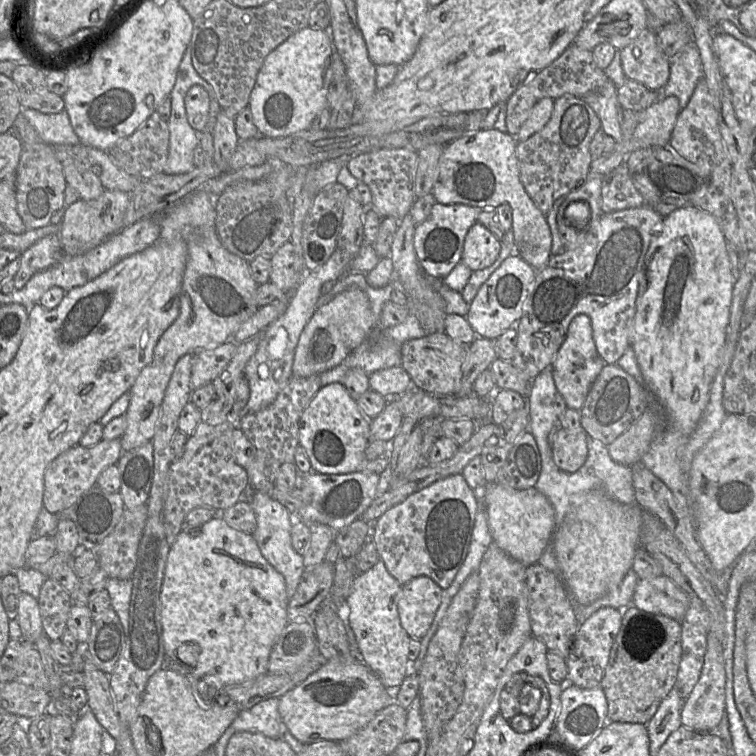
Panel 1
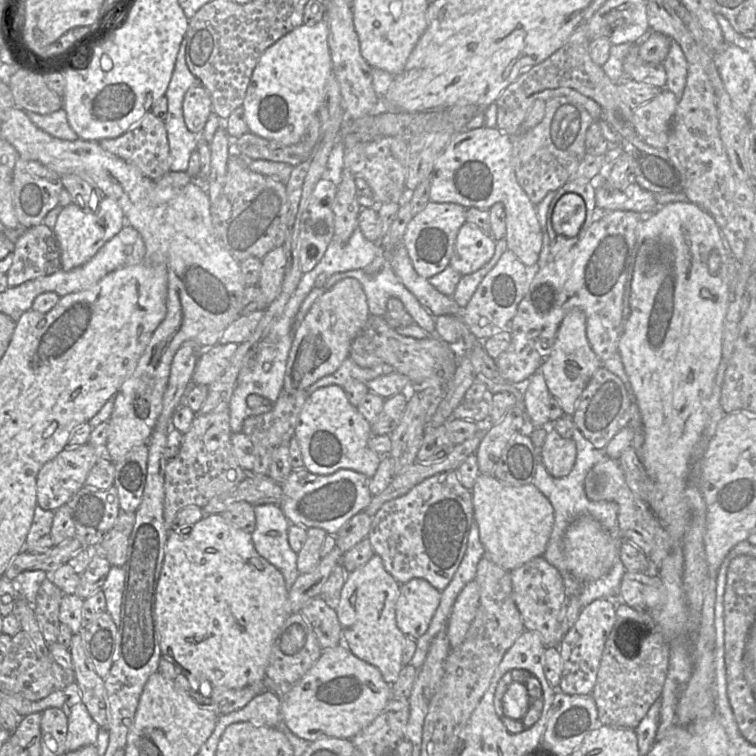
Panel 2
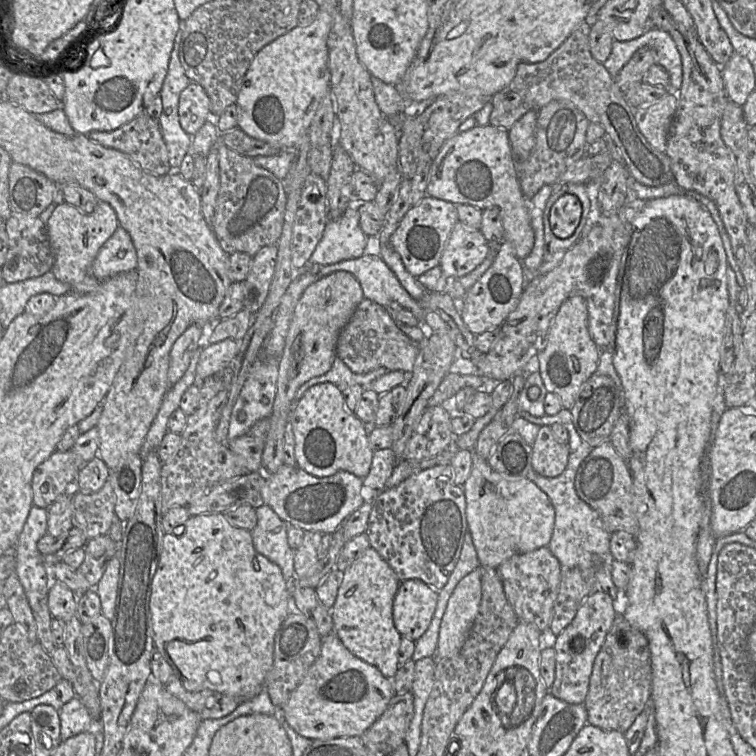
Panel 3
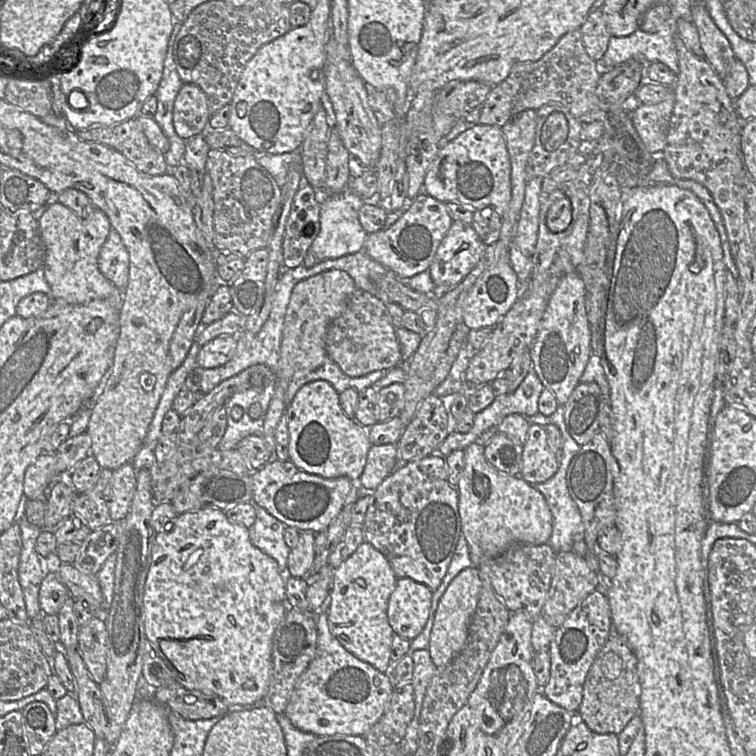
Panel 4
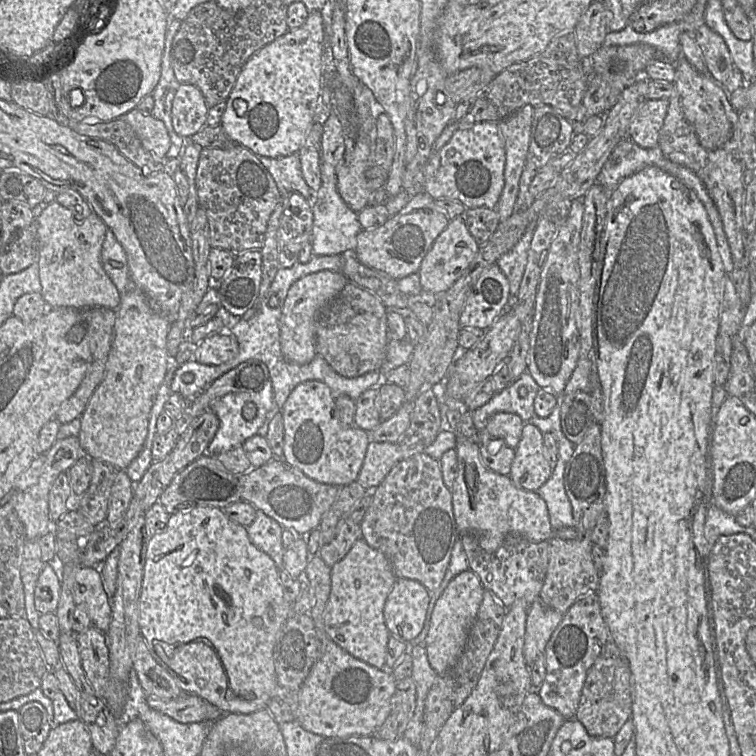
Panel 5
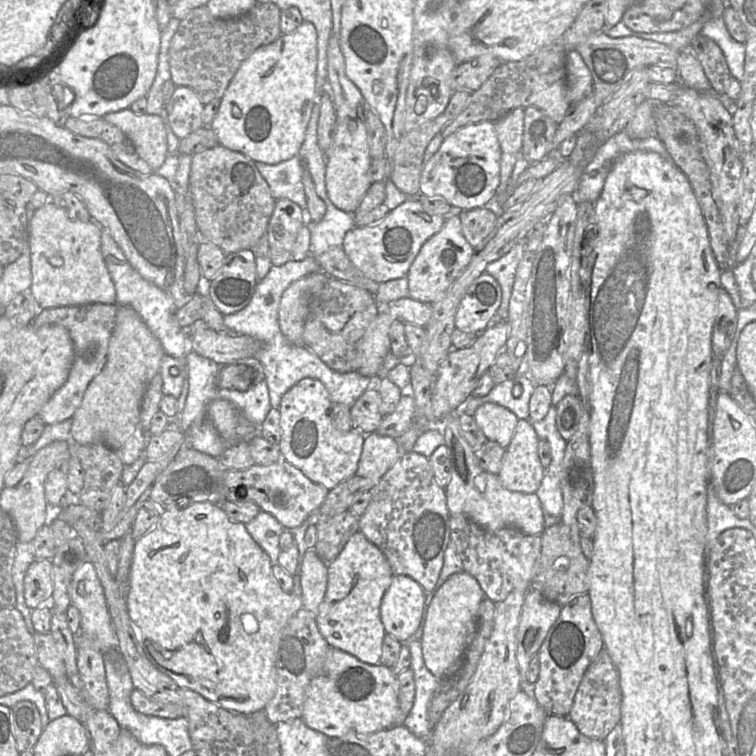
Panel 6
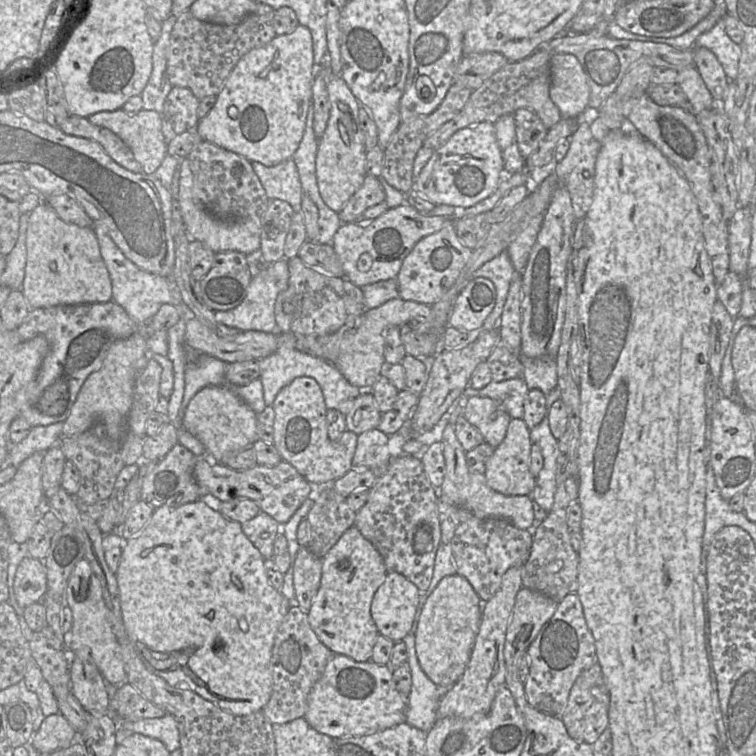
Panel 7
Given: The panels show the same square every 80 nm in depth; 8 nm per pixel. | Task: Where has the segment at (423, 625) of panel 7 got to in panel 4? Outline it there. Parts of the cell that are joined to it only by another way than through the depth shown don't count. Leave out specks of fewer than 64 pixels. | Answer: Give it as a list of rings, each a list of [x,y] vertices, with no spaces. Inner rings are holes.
[[[469,567],[453,578],[441,596],[435,612],[428,648],[436,667],[442,667],[451,662],[464,648],[468,628],[479,602],[481,587],[479,570],[476,567]]]

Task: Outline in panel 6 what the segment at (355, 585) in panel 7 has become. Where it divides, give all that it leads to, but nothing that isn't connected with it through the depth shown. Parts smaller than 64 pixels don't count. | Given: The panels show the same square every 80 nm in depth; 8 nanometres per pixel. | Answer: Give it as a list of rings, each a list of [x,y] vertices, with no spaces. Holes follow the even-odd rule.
[[[360,531],[350,537],[336,559],[328,564],[327,589],[316,615],[317,627],[330,647],[349,653],[370,665],[380,663],[382,644],[386,635],[380,617],[380,603],[390,586],[393,575],[385,555]]]

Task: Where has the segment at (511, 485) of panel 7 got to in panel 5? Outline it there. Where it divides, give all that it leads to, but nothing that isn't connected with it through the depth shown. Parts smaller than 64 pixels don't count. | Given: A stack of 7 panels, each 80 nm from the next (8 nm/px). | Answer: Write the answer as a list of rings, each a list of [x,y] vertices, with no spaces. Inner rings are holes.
[[[526,423],[508,476],[517,487],[535,492],[550,477],[552,470],[544,456],[543,433]]]

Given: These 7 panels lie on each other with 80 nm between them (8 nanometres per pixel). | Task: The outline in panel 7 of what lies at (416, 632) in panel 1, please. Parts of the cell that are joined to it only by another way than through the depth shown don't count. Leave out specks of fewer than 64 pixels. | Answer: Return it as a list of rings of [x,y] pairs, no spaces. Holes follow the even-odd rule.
[[[388,572],[371,603],[379,634],[395,643],[403,641],[412,629],[420,595],[418,587],[404,575]]]

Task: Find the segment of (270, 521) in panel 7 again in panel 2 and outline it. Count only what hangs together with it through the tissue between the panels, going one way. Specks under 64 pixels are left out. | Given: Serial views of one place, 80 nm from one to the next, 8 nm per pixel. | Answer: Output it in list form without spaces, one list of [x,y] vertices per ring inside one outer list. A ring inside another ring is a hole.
[[[256,505],[254,511],[256,526],[251,534],[254,547],[260,556],[281,572],[289,591],[300,575],[297,553],[288,542],[290,522],[279,505]]]

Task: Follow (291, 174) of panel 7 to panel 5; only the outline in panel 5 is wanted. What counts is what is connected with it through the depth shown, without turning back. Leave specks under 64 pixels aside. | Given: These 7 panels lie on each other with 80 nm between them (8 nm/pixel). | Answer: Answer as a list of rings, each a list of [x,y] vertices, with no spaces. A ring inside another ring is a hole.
[[[298,152],[280,158],[257,157],[271,174],[282,196],[297,192],[311,204],[313,209],[317,196],[310,194],[310,187],[306,184],[302,174]]]

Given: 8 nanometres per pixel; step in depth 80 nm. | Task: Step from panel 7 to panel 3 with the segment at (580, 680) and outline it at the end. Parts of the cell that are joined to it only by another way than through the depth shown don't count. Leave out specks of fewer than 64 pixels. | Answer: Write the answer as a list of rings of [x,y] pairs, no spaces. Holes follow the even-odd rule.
[[[618,614],[593,664],[584,702],[588,724],[625,733],[639,714],[650,706],[652,670],[646,636]]]

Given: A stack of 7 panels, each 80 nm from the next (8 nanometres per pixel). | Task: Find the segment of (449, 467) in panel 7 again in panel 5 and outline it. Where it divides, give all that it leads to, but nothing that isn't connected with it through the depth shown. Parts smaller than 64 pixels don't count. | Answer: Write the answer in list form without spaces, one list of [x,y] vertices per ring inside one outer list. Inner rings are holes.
[[[447,398],[446,405],[447,405],[447,426],[444,426],[443,429],[449,429],[449,430],[457,433],[457,440],[456,440],[456,445],[455,445],[455,450],[457,453],[457,475],[456,475],[455,481],[452,485],[452,488],[450,490],[451,490],[451,494],[452,494],[453,515],[454,515],[455,523],[456,523],[456,526],[458,529],[458,534],[459,533],[460,534],[473,534],[477,538],[480,547],[483,550],[485,550],[486,552],[496,551],[499,548],[499,546],[501,545],[503,539],[507,535],[510,535],[510,534],[519,535],[521,537],[526,538],[527,540],[529,540],[531,542],[549,541],[551,538],[553,538],[552,528],[551,528],[551,524],[549,521],[549,514],[548,514],[548,510],[547,510],[545,501],[537,494],[537,492],[527,491],[527,490],[517,487],[512,482],[512,480],[510,479],[510,477],[508,475],[497,474],[494,471],[492,471],[491,469],[489,469],[488,467],[486,467],[481,460],[480,445],[477,442],[475,442],[474,440],[469,440],[468,438],[463,437],[460,433],[458,433],[458,423],[460,421],[460,418],[466,411],[469,410],[467,408],[466,404],[464,403],[464,401]]]

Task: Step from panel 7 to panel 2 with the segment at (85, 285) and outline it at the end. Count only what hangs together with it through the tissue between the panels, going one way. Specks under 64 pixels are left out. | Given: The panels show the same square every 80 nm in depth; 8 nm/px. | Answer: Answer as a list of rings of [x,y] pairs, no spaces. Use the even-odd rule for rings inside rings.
[[[107,196],[102,198],[98,210],[94,213],[85,212],[73,203],[63,207],[53,228],[60,250],[61,269],[70,271],[85,264],[125,225],[121,207],[113,198]]]

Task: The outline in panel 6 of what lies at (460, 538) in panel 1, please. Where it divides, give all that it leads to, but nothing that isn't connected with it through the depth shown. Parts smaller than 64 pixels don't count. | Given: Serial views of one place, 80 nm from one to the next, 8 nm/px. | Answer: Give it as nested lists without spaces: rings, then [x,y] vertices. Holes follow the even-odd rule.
[[[415,452],[402,454],[370,490],[371,501],[359,517],[359,531],[382,551],[394,575],[408,576],[430,592],[436,587],[450,541],[450,513],[445,490],[437,484],[428,458]]]

